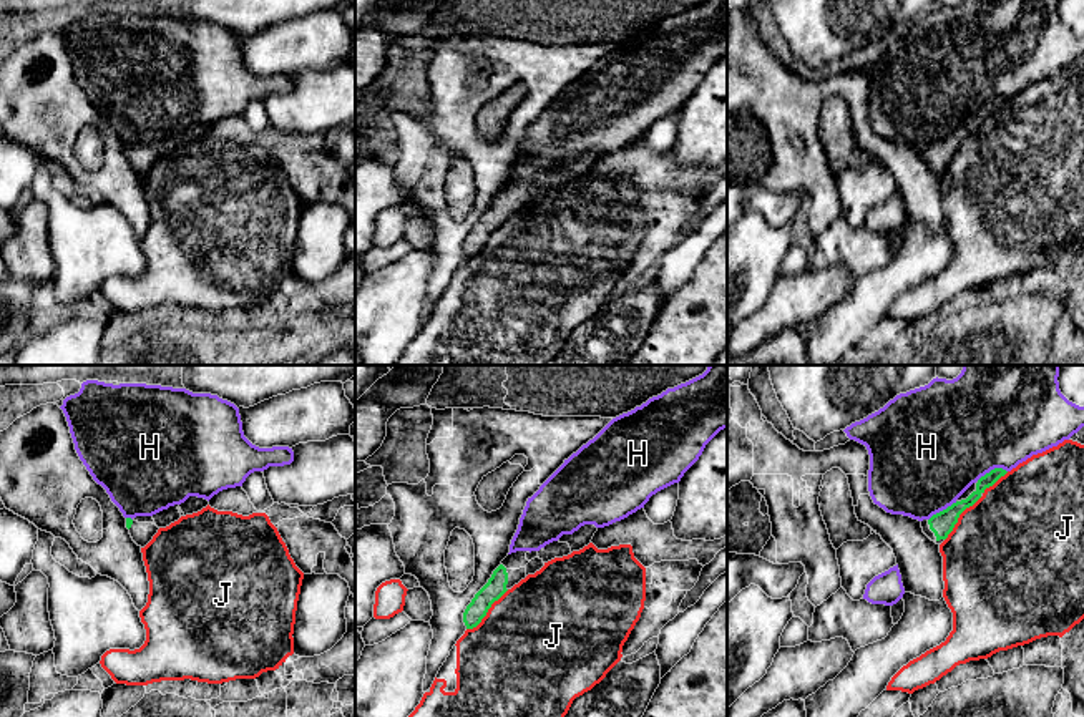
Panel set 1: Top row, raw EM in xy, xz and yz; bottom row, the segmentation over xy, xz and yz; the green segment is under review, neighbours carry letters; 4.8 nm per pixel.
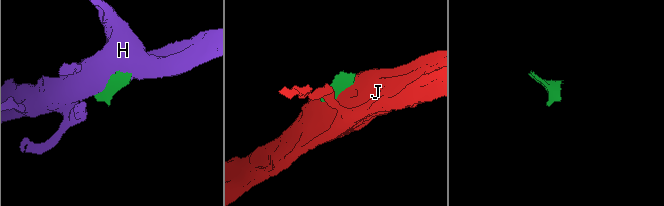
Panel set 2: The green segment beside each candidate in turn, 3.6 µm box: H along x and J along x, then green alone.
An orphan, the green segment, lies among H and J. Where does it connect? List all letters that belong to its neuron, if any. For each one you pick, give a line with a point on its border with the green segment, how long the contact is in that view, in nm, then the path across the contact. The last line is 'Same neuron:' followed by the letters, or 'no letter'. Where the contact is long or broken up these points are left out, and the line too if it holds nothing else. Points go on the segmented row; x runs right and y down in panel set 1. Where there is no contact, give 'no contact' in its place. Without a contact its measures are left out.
Same neuron: no letter

